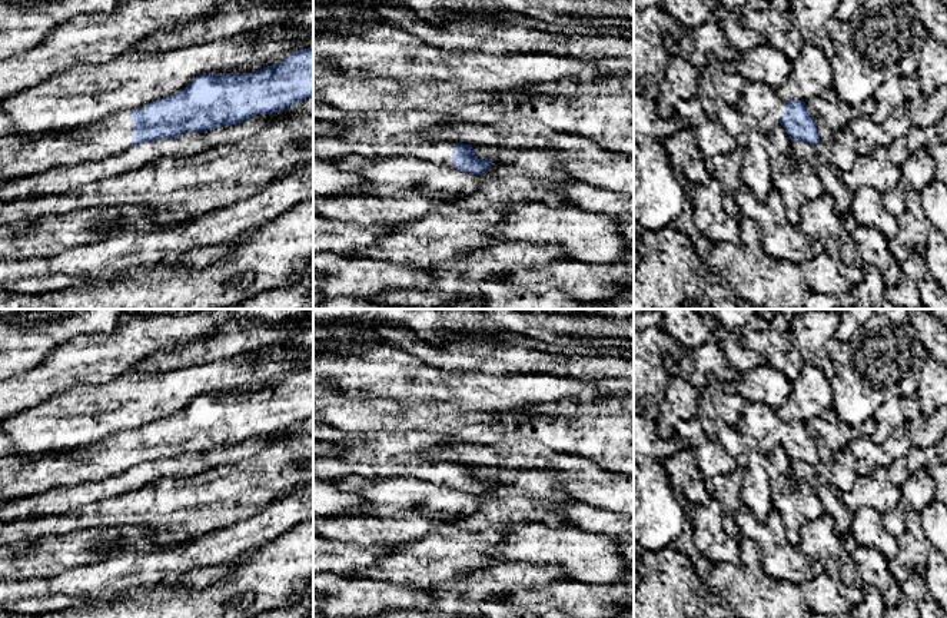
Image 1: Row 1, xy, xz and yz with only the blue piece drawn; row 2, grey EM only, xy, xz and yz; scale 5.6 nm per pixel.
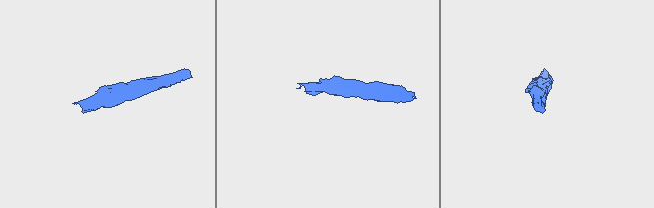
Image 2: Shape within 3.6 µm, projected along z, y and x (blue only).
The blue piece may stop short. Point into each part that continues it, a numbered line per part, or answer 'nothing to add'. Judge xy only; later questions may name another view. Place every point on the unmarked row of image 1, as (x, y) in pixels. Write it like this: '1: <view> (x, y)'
1: xy (22, 475)

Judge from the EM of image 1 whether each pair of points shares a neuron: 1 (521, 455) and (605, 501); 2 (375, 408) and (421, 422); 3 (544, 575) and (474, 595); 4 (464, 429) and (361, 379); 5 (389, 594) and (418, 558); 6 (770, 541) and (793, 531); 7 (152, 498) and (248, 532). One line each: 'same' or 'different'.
1: same
2: same
3: same
4: different
5: different
6: different
7: different

